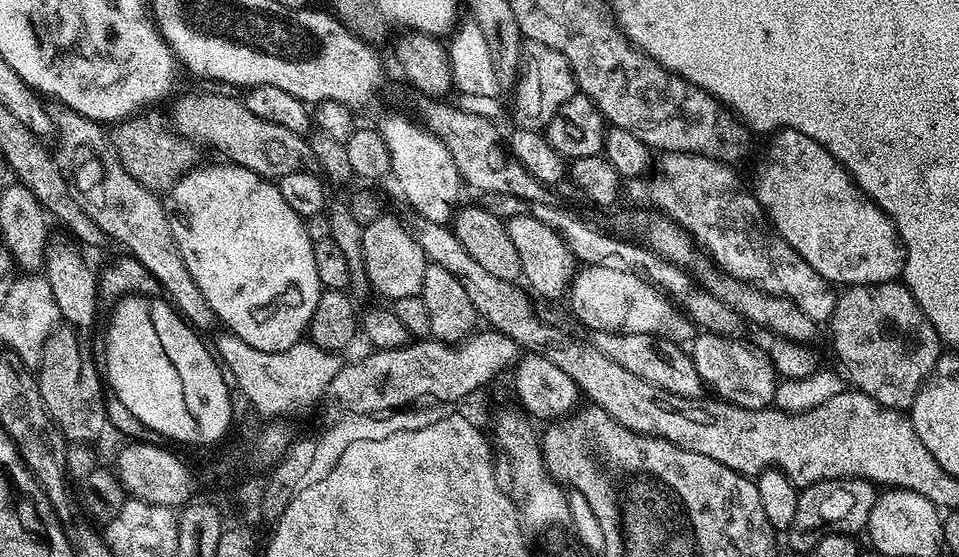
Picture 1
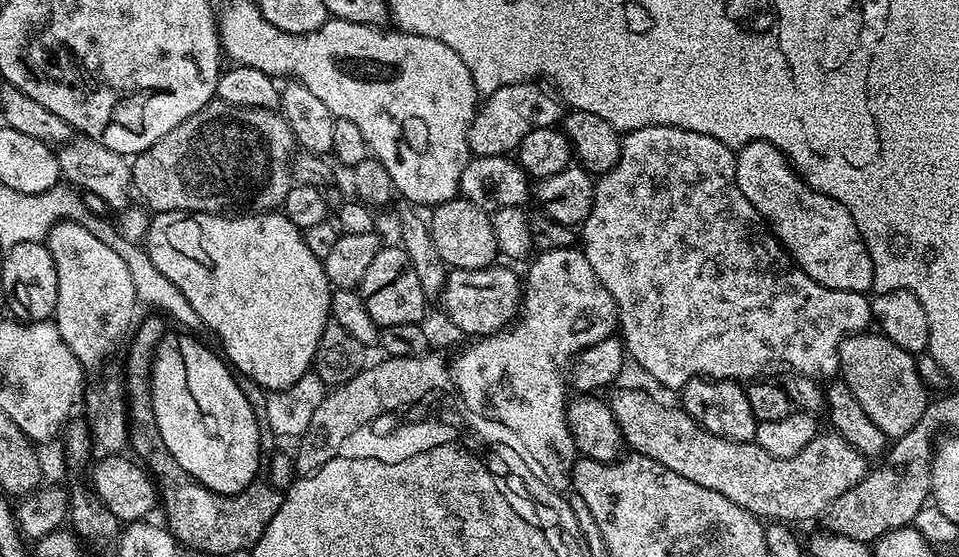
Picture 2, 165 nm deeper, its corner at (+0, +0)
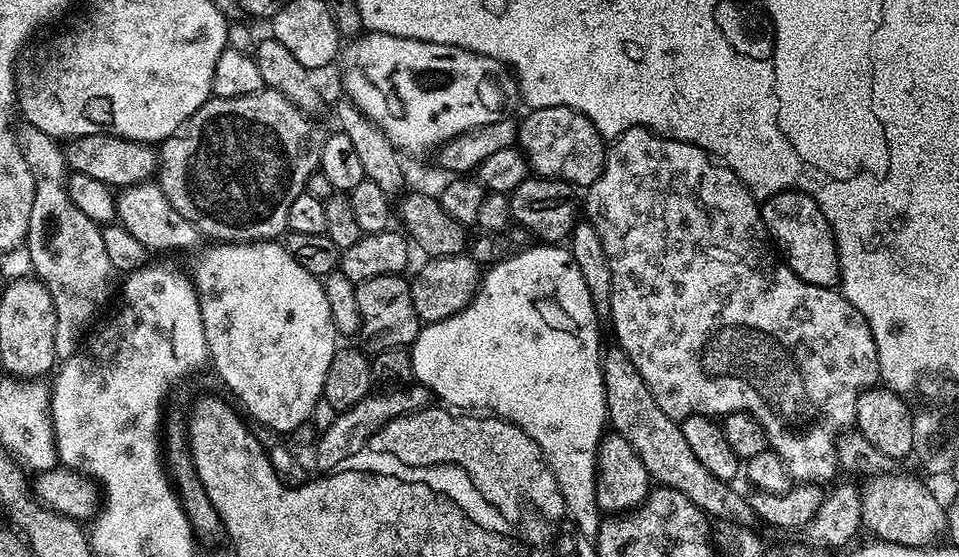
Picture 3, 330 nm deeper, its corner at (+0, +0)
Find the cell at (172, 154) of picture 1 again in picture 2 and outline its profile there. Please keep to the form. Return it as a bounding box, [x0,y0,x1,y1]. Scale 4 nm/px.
[131,98,297,214]

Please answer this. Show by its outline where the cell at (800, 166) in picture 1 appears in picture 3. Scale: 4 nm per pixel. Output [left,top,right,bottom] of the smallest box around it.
[760,192,840,288]

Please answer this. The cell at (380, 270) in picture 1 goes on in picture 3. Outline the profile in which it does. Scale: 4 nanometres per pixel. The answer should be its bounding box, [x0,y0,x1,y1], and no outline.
[356,275,422,354]

